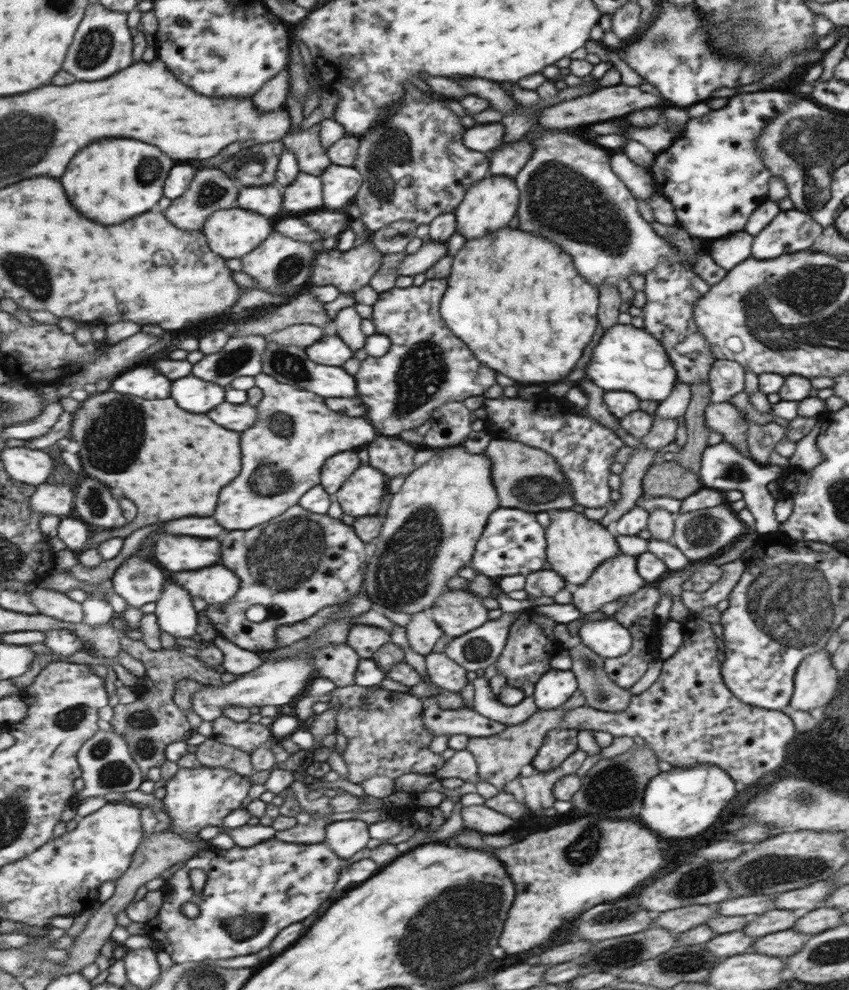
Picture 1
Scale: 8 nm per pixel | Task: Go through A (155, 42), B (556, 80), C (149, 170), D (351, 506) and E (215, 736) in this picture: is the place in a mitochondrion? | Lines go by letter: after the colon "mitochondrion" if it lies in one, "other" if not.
A: other
B: other
C: mitochondrion
D: other
E: other

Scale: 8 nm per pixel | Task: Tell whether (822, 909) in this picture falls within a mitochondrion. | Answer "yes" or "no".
no

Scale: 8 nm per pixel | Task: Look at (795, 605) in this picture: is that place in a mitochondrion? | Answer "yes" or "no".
yes

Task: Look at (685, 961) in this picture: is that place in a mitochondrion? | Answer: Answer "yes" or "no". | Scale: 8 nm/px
yes

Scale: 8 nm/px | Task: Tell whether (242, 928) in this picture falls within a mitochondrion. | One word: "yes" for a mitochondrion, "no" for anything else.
yes

